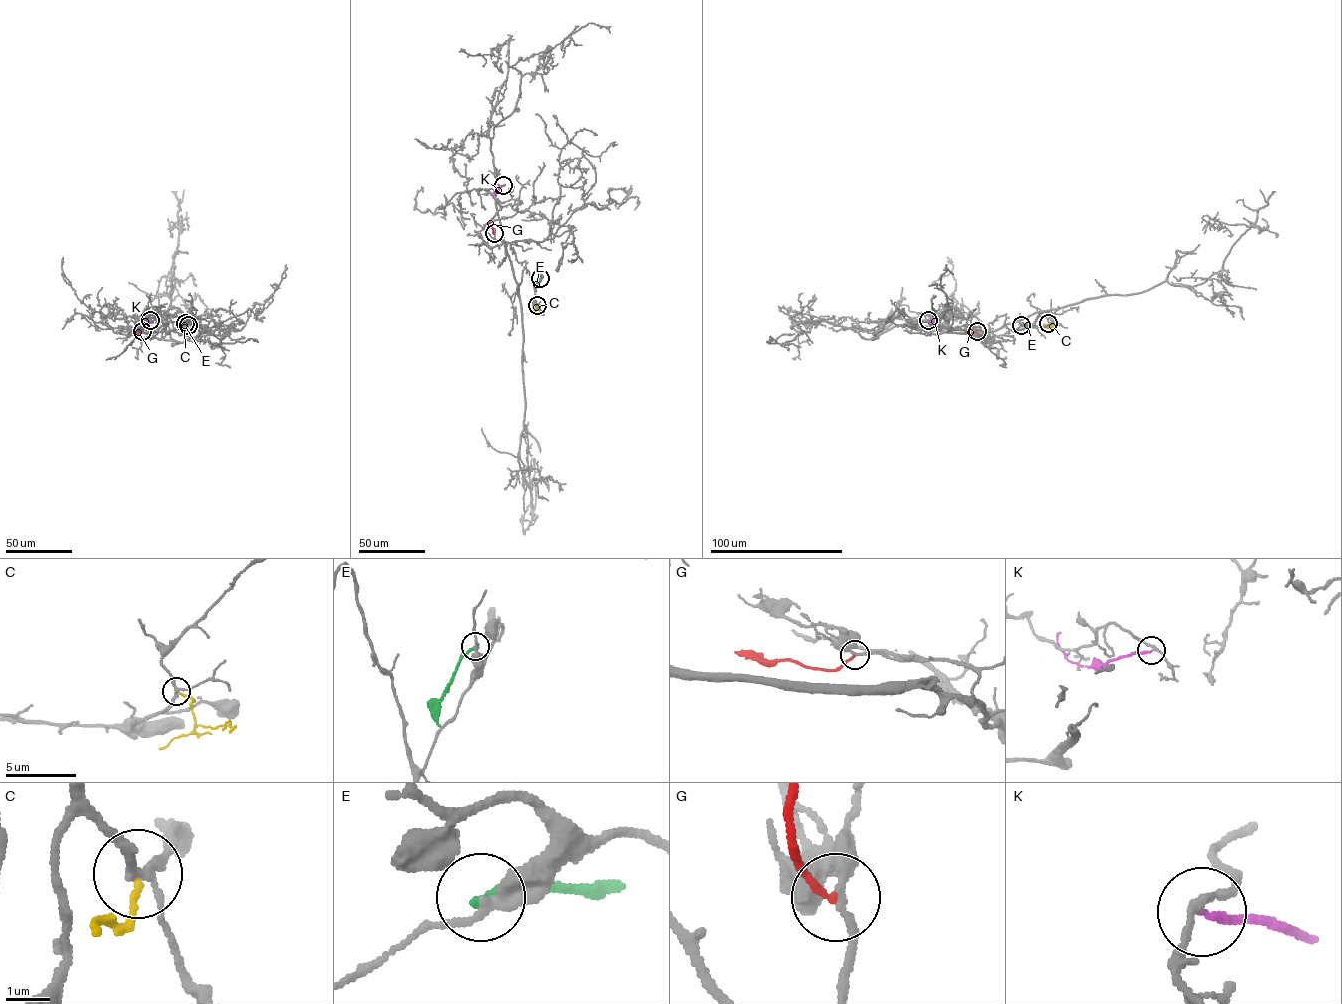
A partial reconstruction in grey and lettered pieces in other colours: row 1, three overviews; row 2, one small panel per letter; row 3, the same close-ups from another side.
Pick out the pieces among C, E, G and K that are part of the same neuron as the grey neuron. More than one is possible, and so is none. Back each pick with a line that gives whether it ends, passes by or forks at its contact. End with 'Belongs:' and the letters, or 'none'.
G: it ends there
Belongs: G

